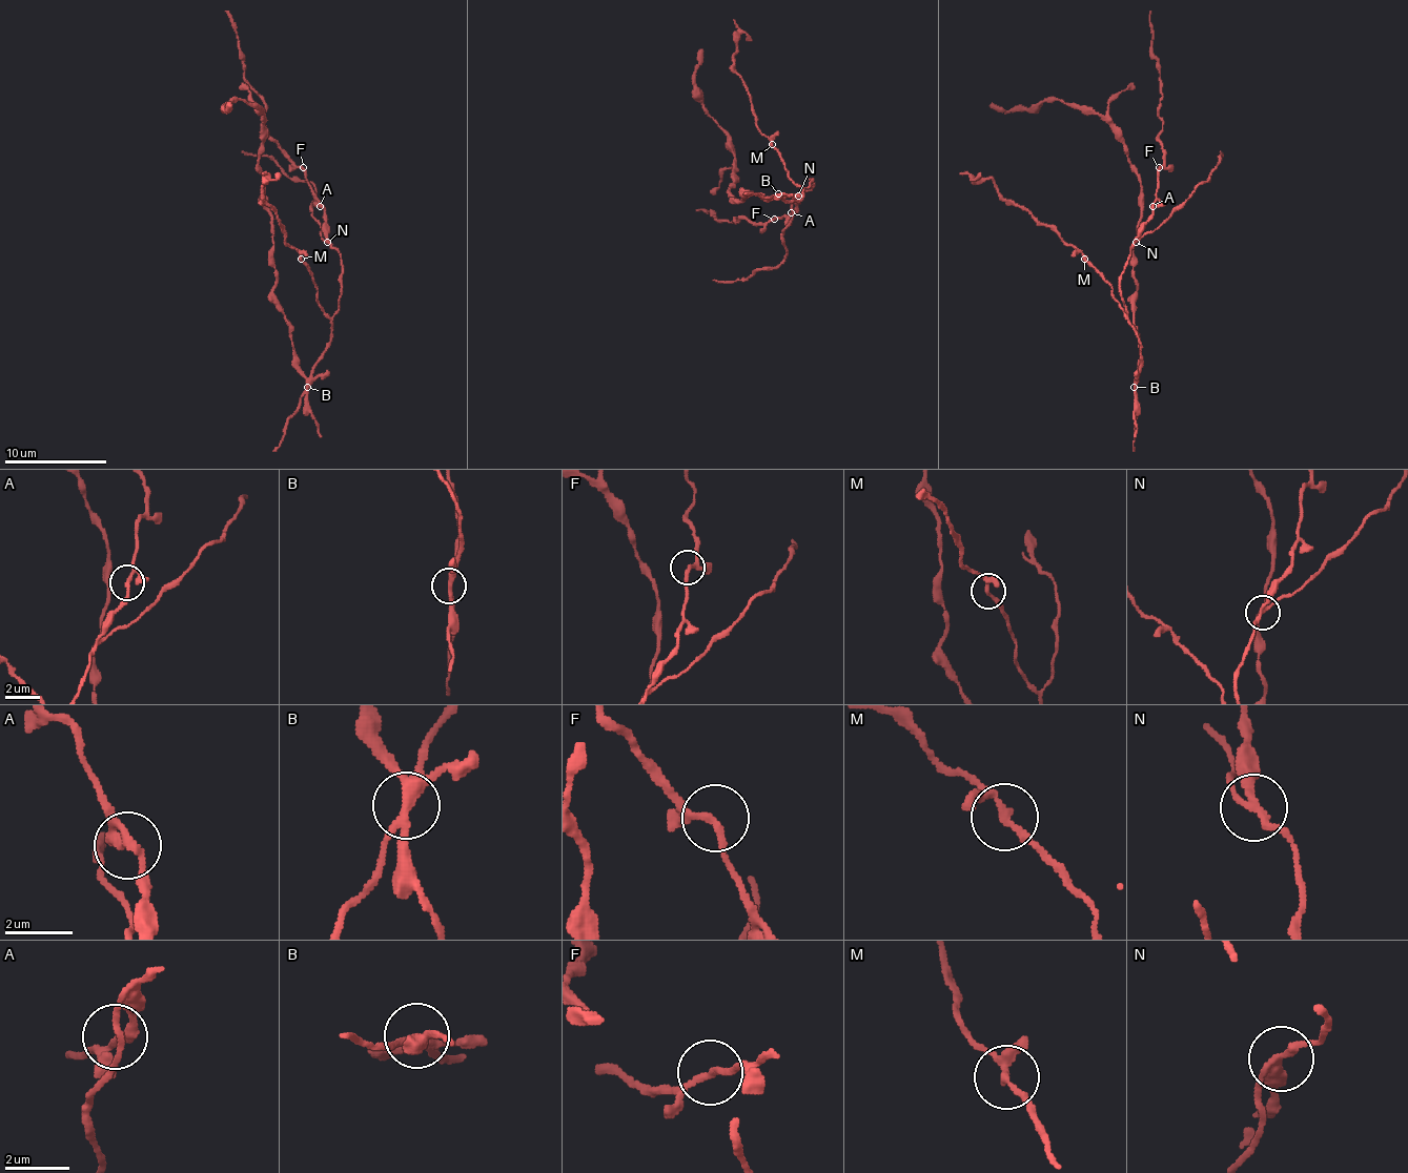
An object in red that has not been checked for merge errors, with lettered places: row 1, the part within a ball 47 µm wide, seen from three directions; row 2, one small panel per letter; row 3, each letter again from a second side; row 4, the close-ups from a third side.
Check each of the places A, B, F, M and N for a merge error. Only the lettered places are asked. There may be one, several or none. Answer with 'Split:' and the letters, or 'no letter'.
Split: B, N

